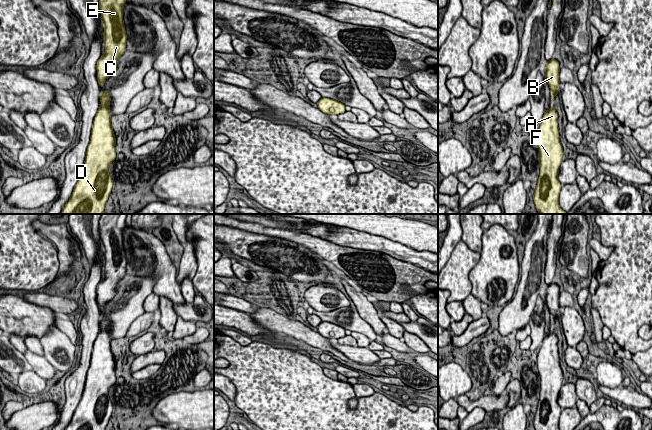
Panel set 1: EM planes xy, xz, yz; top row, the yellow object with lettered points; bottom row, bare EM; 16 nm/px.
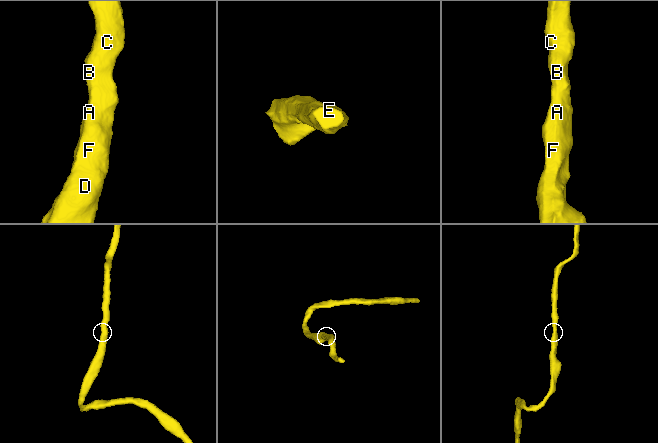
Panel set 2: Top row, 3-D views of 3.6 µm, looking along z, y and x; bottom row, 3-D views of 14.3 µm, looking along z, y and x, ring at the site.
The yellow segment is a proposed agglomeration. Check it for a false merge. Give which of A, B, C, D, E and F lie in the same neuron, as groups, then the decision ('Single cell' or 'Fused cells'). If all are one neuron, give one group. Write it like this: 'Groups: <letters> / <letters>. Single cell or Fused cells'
Groups: A B C D E F. Single cell

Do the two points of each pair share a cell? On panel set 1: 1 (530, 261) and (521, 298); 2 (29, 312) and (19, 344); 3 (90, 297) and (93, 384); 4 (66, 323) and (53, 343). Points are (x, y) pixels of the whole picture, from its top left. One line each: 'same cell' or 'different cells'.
1: same cell
2: different cells
3: same cell
4: different cells

